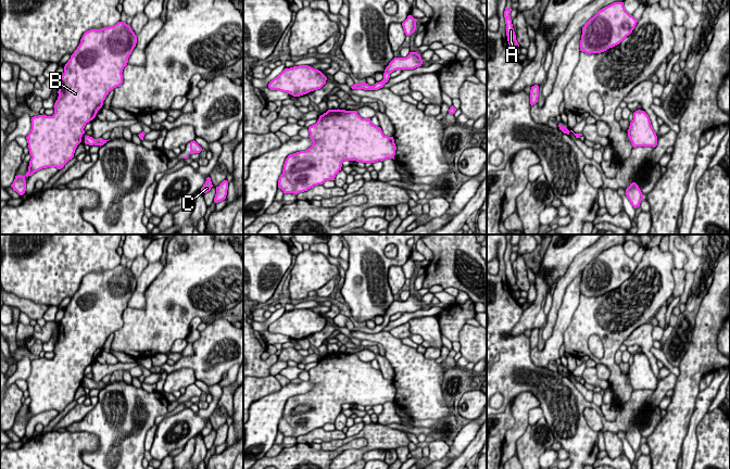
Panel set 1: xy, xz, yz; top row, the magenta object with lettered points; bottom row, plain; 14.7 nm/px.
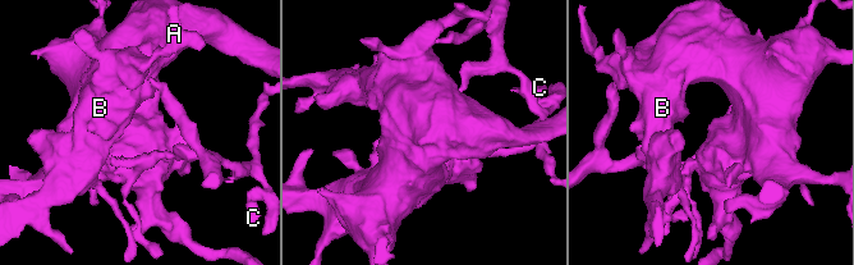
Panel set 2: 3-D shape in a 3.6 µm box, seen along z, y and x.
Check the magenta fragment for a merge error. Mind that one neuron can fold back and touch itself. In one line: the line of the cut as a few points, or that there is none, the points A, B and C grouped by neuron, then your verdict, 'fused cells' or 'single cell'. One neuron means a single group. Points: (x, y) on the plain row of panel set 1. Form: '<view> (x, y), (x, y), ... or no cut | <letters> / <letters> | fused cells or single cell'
xz (380, 325), (384, 327) | A B / C | fused cells

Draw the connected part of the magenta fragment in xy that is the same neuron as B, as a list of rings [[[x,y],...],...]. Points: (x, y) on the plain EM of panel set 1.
[[[123,265],[101,272],[90,272],[83,278],[79,289],[65,307],[64,316],[59,324],[54,357],[38,358],[30,363],[32,372],[26,380],[32,400],[28,415],[25,419],[15,419],[11,428],[20,439],[26,434],[26,420],[47,410],[61,413],[74,401],[75,393],[85,377],[86,367],[96,360],[109,335],[123,327],[122,316],[136,287],[137,279],[130,268]]]

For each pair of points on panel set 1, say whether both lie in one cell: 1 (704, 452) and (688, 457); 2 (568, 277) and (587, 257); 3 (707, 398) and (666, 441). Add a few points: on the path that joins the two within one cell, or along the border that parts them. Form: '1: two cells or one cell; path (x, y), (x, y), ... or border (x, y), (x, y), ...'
1: two cells; border (696, 428), (696, 454), (694, 457)
2: one cell; path (571, 271), (581, 262)
3: two cells; border (700, 391), (687, 434), (683, 439)

